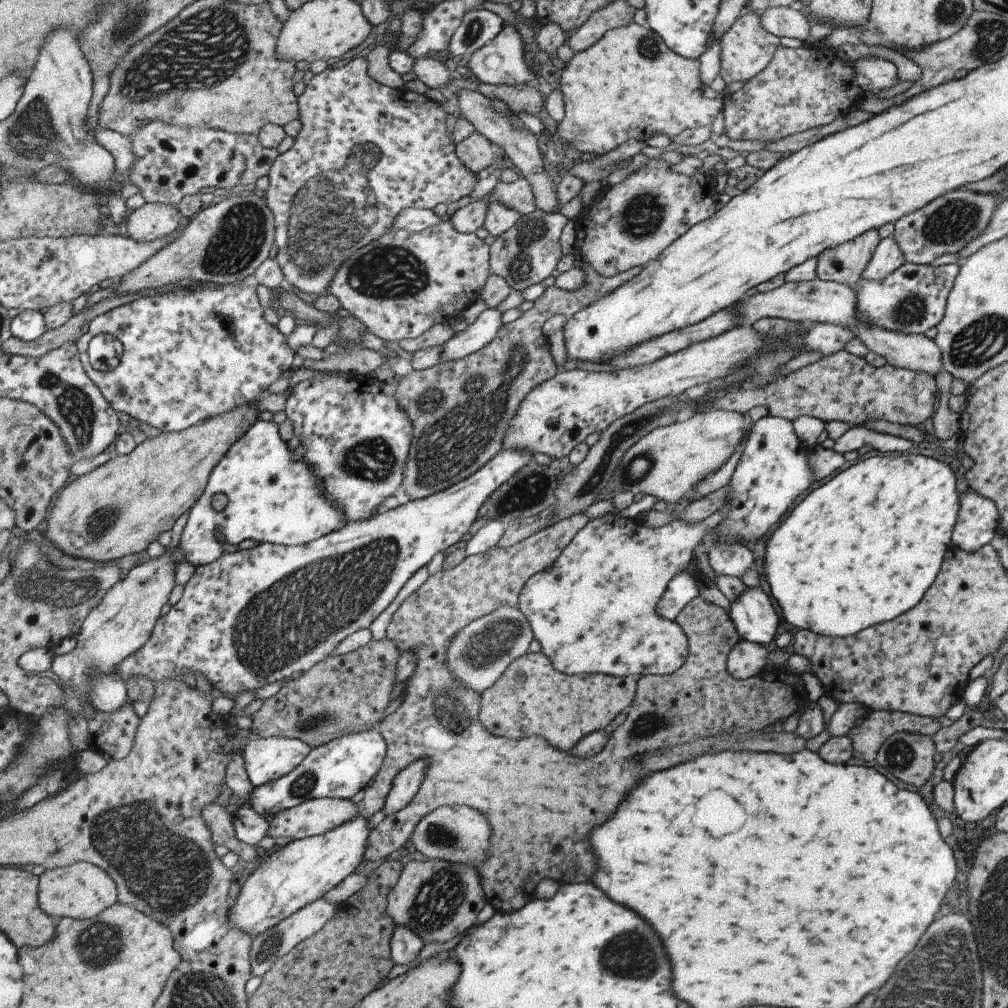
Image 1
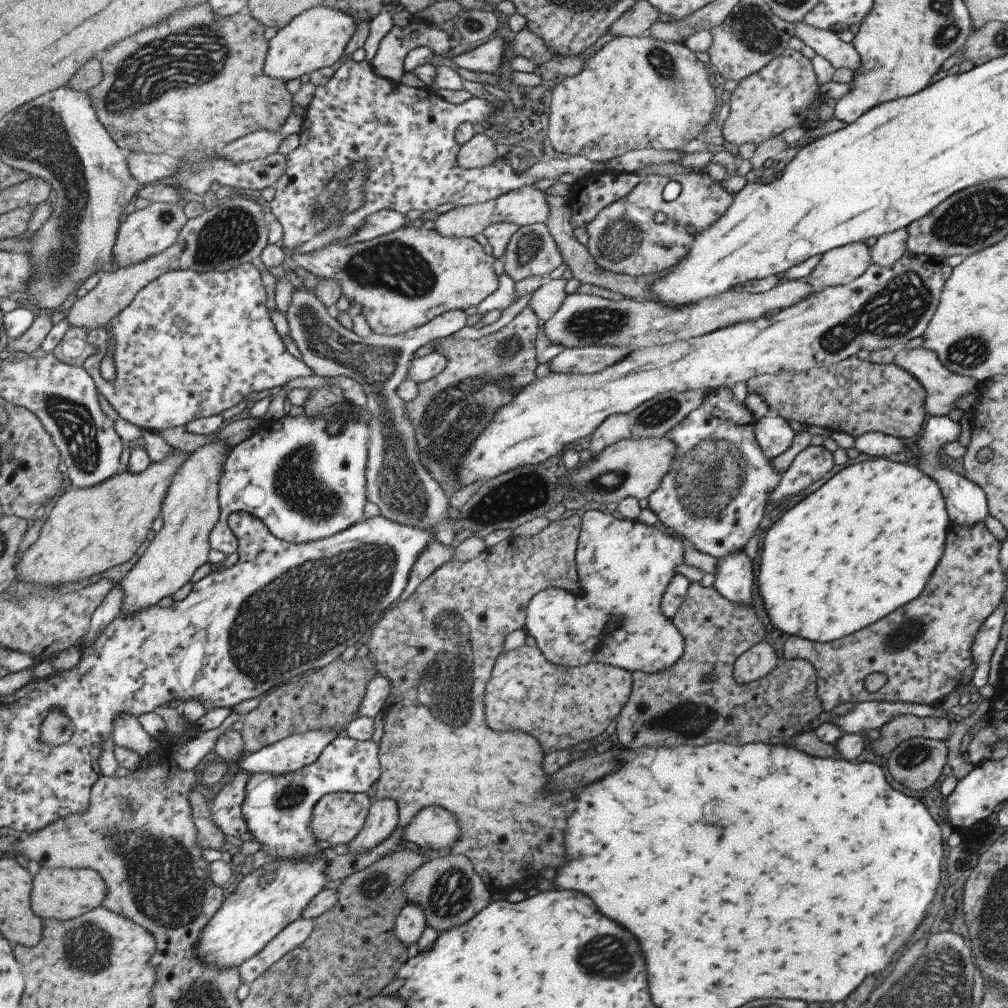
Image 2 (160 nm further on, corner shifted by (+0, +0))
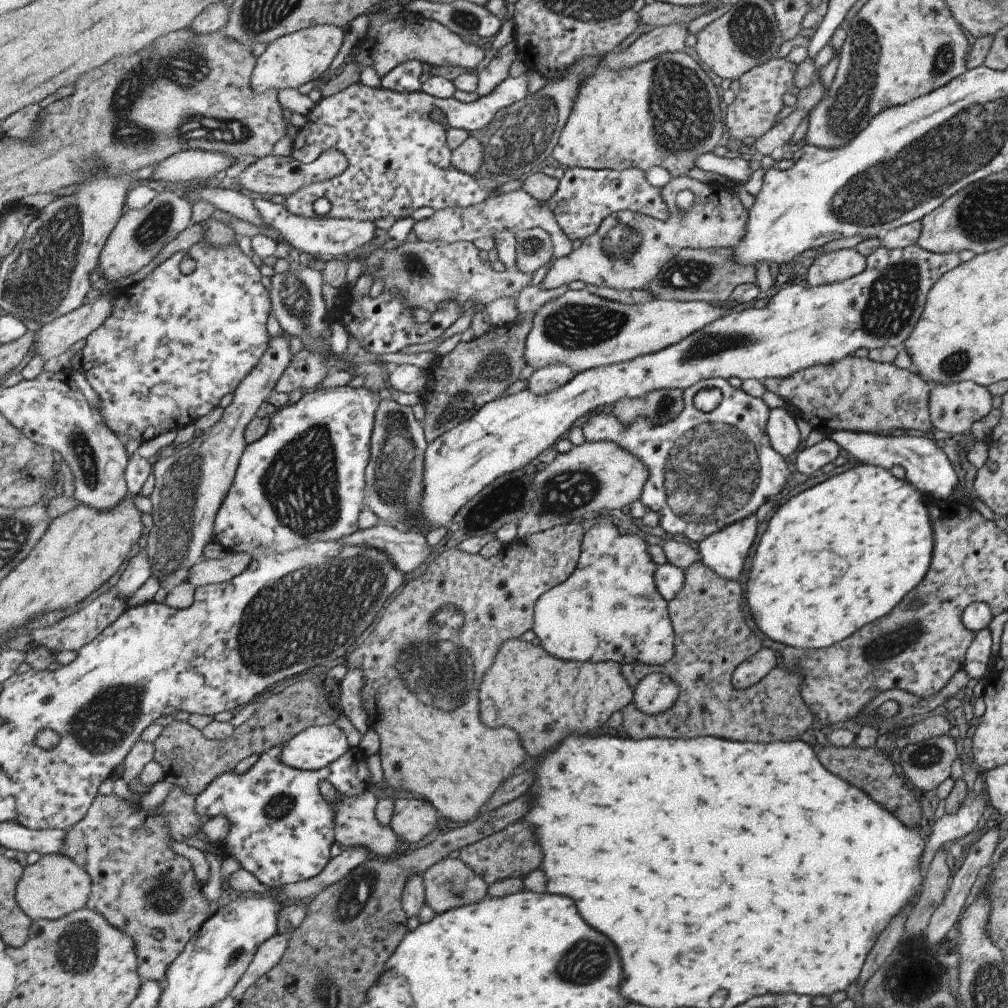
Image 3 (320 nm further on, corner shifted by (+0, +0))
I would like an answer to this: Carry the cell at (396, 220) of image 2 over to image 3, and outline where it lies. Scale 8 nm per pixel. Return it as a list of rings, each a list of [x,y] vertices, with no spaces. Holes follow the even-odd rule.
[[[265,198],[254,200],[259,214],[262,216],[264,223],[273,229],[276,229],[284,238],[295,248],[310,255],[321,256],[341,256],[341,254],[351,254],[359,250],[359,246],[367,244],[373,236],[375,227],[372,221],[356,221],[349,219],[334,219],[329,216],[318,216],[317,218],[307,218],[293,214],[284,203],[276,204]]]

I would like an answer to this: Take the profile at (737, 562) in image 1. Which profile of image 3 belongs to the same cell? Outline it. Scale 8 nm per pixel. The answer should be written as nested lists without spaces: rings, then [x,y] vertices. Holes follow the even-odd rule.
[[[713,377],[710,379],[701,379],[698,380],[695,384],[688,386],[682,390],[682,401],[683,406],[681,412],[674,419],[665,421],[664,423],[651,423],[650,420],[645,417],[635,417],[629,424],[624,425],[620,423],[611,412],[608,410],[597,410],[593,412],[590,416],[586,417],[586,420],[583,420],[583,423],[580,425],[582,432],[582,437],[587,442],[595,441],[609,441],[615,443],[619,448],[622,448],[625,452],[628,452],[629,455],[634,456],[636,459],[639,459],[639,462],[646,468],[647,478],[644,480],[639,500],[641,504],[653,512],[657,512],[658,524],[665,532],[673,534],[673,536],[685,536],[687,540],[693,540],[693,542],[699,542],[702,538],[705,538],[708,534],[711,534],[713,531],[719,530],[732,522],[738,521],[739,519],[744,519],[747,515],[751,513],[755,514],[755,511],[761,504],[765,503],[769,498],[773,498],[777,492],[781,490],[783,484],[787,480],[787,476],[791,471],[791,462],[783,458],[778,452],[773,450],[773,447],[770,445],[770,440],[766,435],[766,420],[768,417],[768,407],[763,403],[761,397],[751,397],[747,393],[743,393],[739,388],[731,387],[727,384],[726,380],[723,380],[719,377]],[[703,386],[715,386],[720,390],[722,399],[721,402],[708,413],[699,412],[693,406],[693,397],[696,393],[696,390],[703,388]]]

